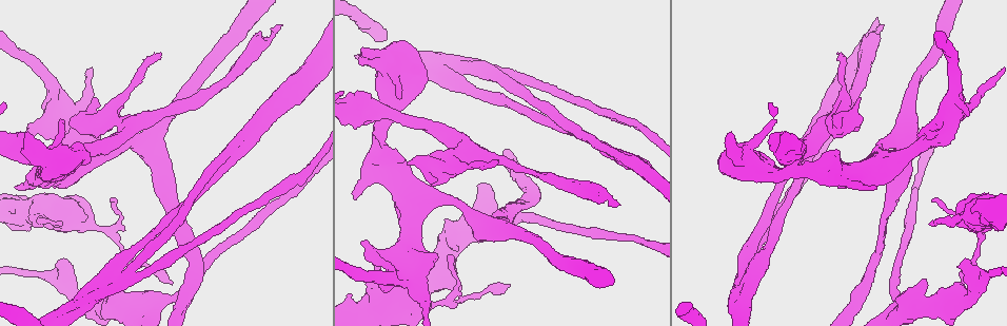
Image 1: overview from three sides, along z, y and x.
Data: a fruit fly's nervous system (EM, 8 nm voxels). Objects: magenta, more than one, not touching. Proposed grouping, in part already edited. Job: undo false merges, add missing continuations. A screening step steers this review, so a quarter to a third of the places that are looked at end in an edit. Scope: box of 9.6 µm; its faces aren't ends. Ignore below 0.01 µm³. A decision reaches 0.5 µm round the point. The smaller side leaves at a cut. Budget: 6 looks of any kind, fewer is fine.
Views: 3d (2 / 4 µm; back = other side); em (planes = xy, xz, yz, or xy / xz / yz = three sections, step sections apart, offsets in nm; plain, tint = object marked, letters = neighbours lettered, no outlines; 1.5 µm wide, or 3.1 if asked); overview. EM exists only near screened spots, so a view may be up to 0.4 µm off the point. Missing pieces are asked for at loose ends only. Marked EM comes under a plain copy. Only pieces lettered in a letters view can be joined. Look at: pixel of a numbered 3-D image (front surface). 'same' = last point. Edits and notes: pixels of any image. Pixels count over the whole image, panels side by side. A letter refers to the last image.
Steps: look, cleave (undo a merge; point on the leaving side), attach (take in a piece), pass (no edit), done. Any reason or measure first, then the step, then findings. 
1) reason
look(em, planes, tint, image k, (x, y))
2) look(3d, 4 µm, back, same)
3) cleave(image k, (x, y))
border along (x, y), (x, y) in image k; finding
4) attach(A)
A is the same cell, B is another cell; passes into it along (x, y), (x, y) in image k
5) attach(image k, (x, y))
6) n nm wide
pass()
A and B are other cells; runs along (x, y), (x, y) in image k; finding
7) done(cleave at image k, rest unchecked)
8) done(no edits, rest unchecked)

look(3d, 2 µm, image 1, (837, 54))

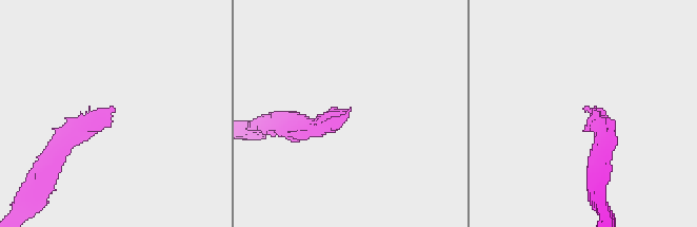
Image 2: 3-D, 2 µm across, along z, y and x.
look(em, yz, step 8, tint, image 2, (111, 107))

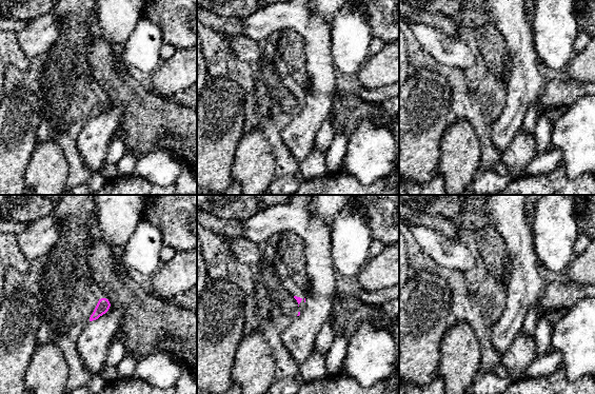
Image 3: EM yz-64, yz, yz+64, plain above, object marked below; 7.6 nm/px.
another direction
look(em, planes, letters, same)

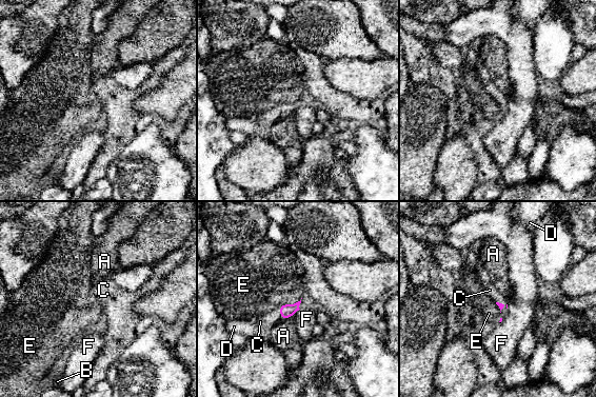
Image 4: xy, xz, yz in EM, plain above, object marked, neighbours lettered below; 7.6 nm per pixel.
attach(C)
C is the same cell, A, B, D, E and F are other cells; passes into it along (286, 311), (280, 314), (265, 322) in image 4; the neuron continues

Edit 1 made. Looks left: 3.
look(overview)

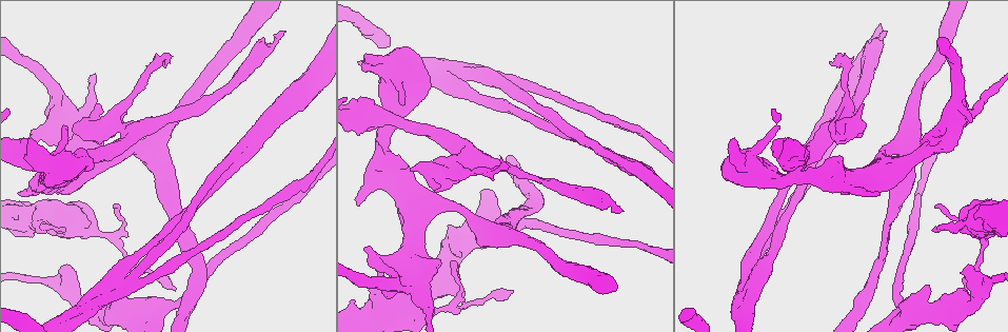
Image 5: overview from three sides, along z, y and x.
free end
look(3d, 4 µm, image 5, (74, 132))

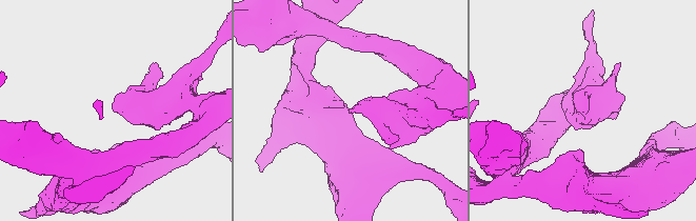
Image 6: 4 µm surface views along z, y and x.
look(em, planes, letters, image 6, (587, 109))

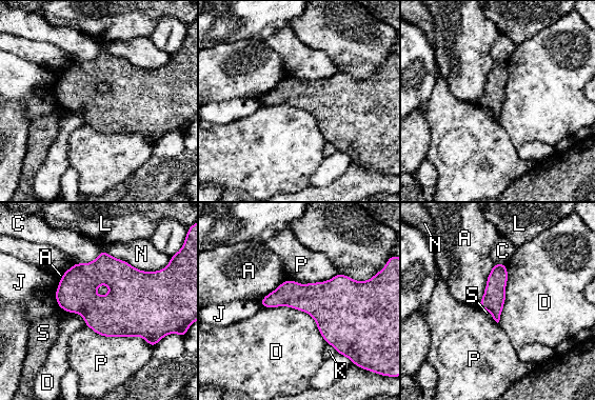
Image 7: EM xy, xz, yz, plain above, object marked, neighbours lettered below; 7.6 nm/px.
pass()
A, C, D, J, K, L, N, P and S are other cells; border along (262, 306), (308, 313), (326, 343) in image 7; no lettered piece goes on from it

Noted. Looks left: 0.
done(attach at image 4, rest unchecked)

